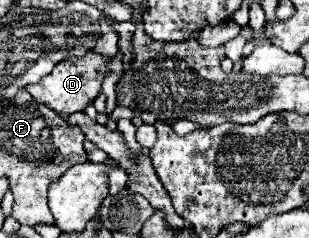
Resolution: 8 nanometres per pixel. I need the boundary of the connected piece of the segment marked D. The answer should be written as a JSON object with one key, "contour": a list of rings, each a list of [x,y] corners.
{"contour":[[[88,52],[82,58],[76,58],[76,62],[64,60],[60,64],[54,66],[54,70],[50,72],[50,76],[44,76],[40,82],[30,84],[26,90],[32,94],[32,98],[38,104],[46,104],[48,108],[52,108],[54,112],[60,114],[72,114],[72,112],[80,112],[84,110],[88,104],[94,102],[94,98],[100,94],[102,90],[102,82],[108,74],[108,66],[112,60],[106,60],[104,56],[96,54],[96,52]]]}

